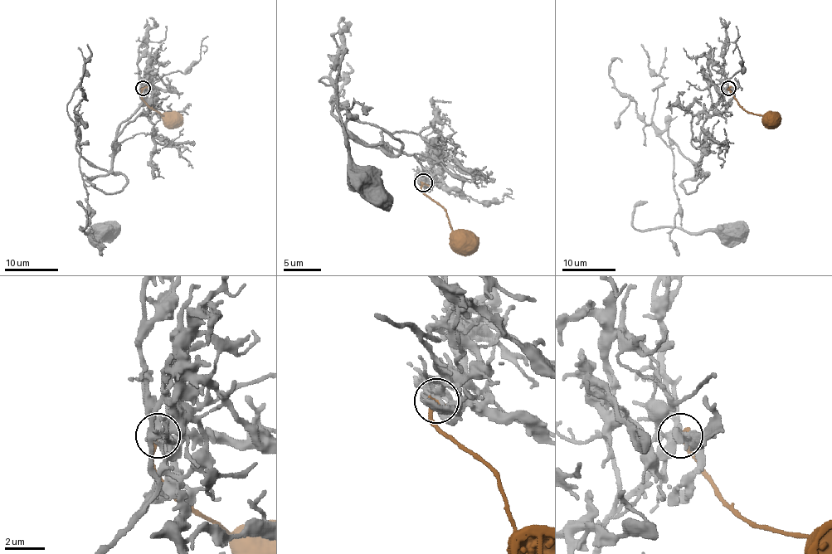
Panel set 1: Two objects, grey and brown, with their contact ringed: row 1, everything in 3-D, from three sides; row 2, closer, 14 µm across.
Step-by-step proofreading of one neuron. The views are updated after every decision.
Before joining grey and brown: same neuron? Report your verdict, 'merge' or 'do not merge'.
do not merge

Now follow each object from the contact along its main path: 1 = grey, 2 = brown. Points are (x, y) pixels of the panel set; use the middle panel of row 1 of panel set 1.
1: (423, 182), (412, 154), (355, 138), (331, 114), (337, 89), (351, 118), (347, 158), (364, 175)
2: (423, 182), (421, 190), (440, 206), (450, 226), (460, 240), (477, 249)

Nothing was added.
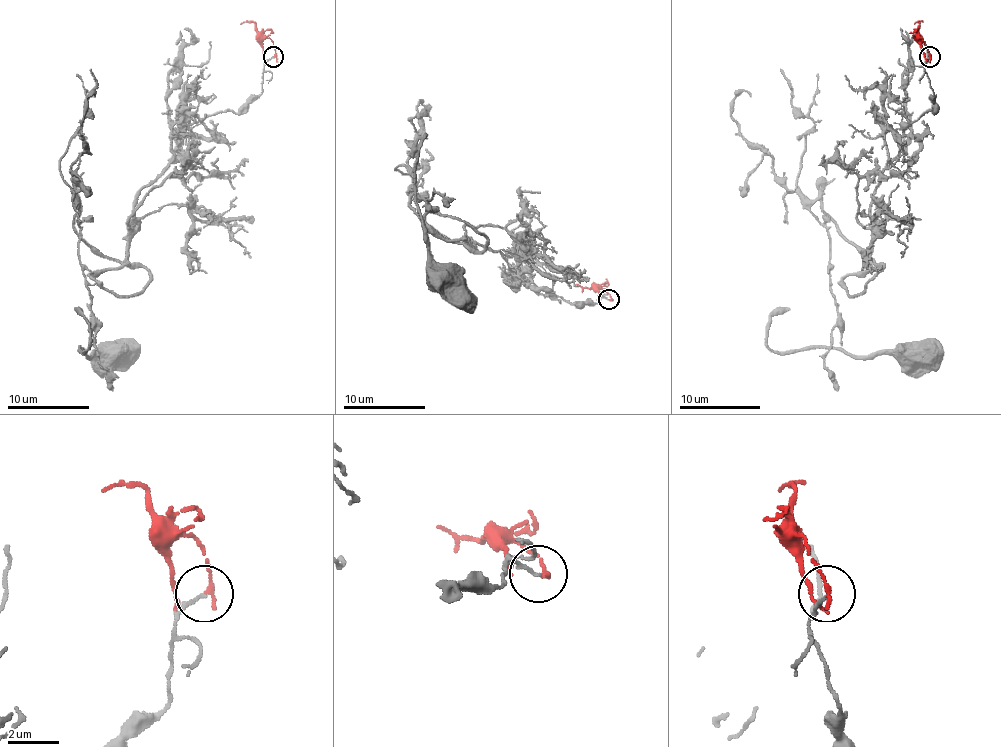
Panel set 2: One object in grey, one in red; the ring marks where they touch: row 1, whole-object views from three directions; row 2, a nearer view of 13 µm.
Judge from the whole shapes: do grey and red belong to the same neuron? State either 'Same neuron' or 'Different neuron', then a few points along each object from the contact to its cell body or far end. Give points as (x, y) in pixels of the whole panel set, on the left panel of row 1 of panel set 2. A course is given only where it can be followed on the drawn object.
Same neuron. Course of grey: (273, 56), (262, 93), (176, 137), (139, 192), (123, 262), (77, 233), (79, 200), (85, 348), (109, 356). Course of red: (273, 56), (275, 46), (252, 21), (240, 23)

